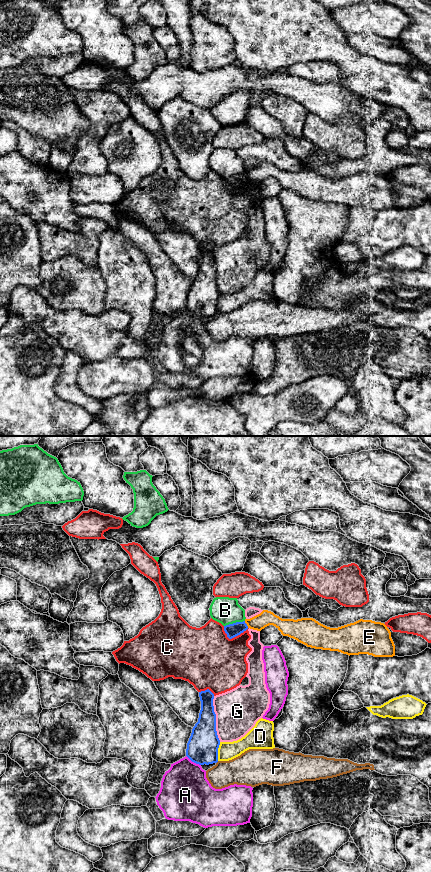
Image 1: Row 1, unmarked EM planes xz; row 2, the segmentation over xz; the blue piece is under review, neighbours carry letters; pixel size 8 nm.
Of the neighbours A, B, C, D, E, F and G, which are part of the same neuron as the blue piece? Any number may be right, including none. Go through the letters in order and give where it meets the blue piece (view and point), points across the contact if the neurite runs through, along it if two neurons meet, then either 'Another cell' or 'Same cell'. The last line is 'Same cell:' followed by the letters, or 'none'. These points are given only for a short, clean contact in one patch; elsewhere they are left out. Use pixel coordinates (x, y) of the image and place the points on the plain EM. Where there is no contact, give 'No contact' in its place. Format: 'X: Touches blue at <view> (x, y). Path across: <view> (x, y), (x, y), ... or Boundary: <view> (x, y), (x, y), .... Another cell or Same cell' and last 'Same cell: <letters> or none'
A: Touches blue at xz (193, 313). Another cell
B: Touches blue at xz (234, 175). Another cell
C: Touches blue at xz (233, 189). Another cell
D: Touches blue at xz (217, 303). Another cell
E: Touches blue at xz (246, 176). Boundary: xz (244, 173), (248, 179). Another cell
F: No contact. Another cell
G: Touches blue at xz (215, 271). Another cell
Same cell: none

